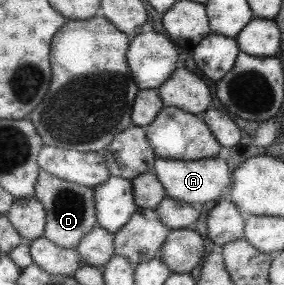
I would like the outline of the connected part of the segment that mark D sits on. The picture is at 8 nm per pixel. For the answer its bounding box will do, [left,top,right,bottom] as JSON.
[33,168,96,249]

